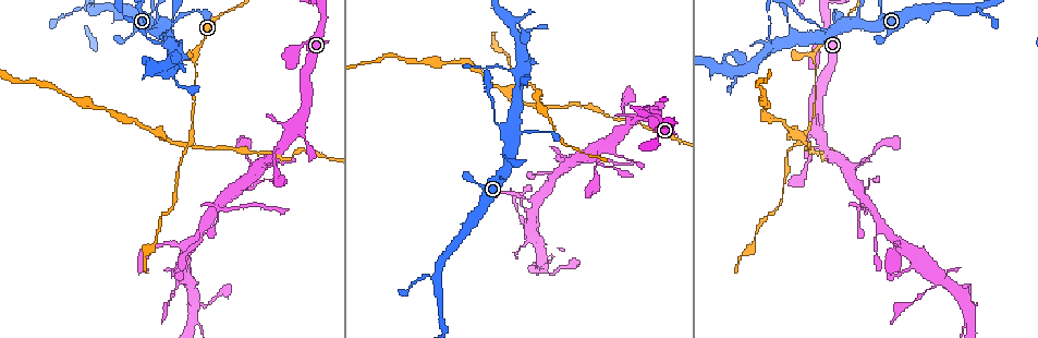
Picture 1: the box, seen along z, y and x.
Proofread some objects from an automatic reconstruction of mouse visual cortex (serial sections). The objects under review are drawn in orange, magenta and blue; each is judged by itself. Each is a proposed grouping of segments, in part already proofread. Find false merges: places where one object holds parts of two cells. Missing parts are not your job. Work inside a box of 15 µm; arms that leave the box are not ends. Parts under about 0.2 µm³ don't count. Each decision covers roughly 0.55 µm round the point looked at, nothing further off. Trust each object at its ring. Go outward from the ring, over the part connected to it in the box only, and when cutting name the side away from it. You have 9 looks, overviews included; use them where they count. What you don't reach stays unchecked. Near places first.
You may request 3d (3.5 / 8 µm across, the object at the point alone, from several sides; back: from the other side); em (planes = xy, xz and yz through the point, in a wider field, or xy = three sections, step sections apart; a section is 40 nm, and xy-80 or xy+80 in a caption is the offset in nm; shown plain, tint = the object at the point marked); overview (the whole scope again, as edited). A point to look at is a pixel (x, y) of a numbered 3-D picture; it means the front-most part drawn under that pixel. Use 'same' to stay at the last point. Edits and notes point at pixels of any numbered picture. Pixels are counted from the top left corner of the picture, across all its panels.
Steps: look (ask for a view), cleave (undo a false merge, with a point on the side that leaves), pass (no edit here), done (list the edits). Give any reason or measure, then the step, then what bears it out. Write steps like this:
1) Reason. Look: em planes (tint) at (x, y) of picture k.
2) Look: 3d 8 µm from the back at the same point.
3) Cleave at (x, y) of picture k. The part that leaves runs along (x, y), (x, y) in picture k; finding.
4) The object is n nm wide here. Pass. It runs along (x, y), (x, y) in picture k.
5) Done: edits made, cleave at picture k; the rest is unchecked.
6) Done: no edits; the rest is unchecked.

Look: 3d 3.5 µm from the back at (505, 130) of picture 1.

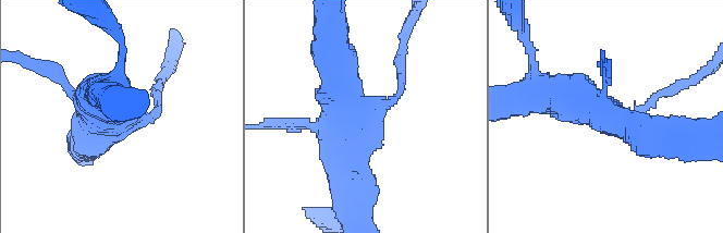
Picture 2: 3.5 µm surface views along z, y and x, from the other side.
Look: em xy step 5 (tint) at (364, 114) of picture 2.

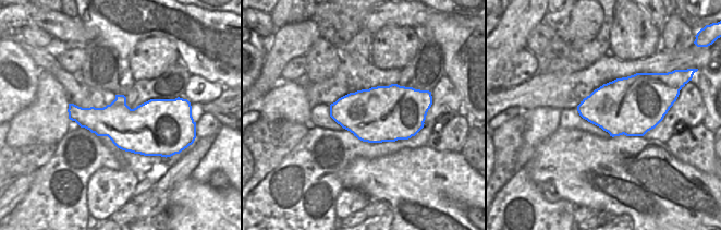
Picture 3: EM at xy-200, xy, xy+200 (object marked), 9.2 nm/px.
The object is 500 nm wide here. Pass. It runs along (544, 92), (673, 135) in picture 2; all the same cell.

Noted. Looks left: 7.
Thin neck. Look: 3d 3.5 µm at (195, 81) of picture 1.

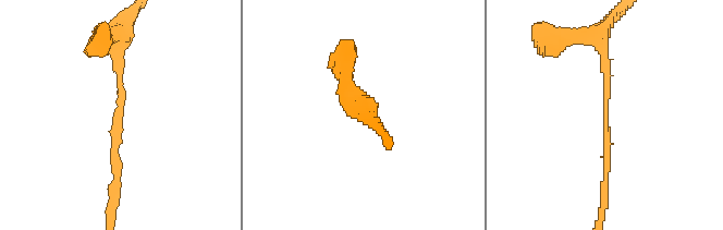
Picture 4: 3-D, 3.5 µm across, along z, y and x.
Need the tissue. Look: em planes (tint) at (119, 115) of picture 4.

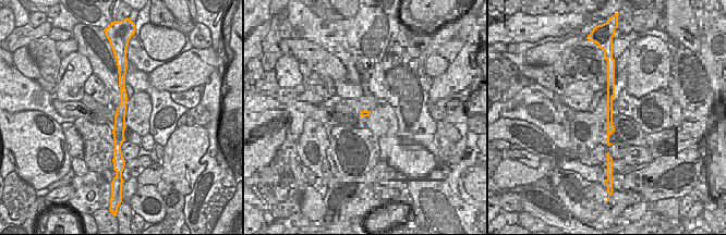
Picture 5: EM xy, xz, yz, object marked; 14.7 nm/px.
The arms are 150, 150 nm wide. Pass. It runs along (122, 78), (123, 104), (118, 148) in picture 5; continuous, no second cell.

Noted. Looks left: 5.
Four-way junction. Look: 3d 3.5 µm at (191, 134) of picture 1.

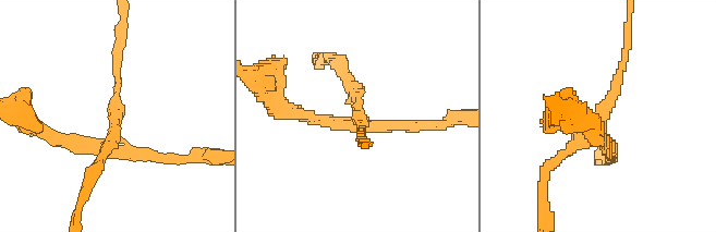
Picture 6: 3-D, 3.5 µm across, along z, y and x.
4 arms meet here; the arms are 150, 150, 200, 200 nm wide. Look: em xy step 3 (tint) at (602, 118) of picture 6.

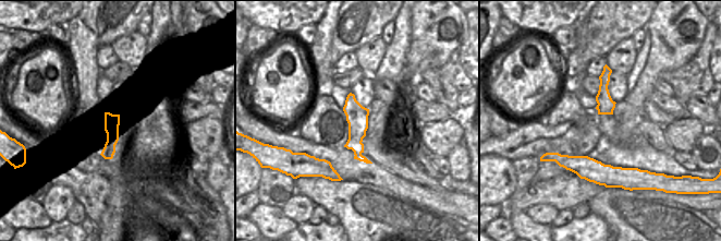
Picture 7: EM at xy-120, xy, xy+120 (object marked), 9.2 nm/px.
Cleave at (316, 120) of picture 6. The part that leaves runs along (351, 123), (283, 112), (270, 100) in picture 6; a second cell is stuck on.

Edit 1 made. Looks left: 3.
See it whole again. Look: overview.

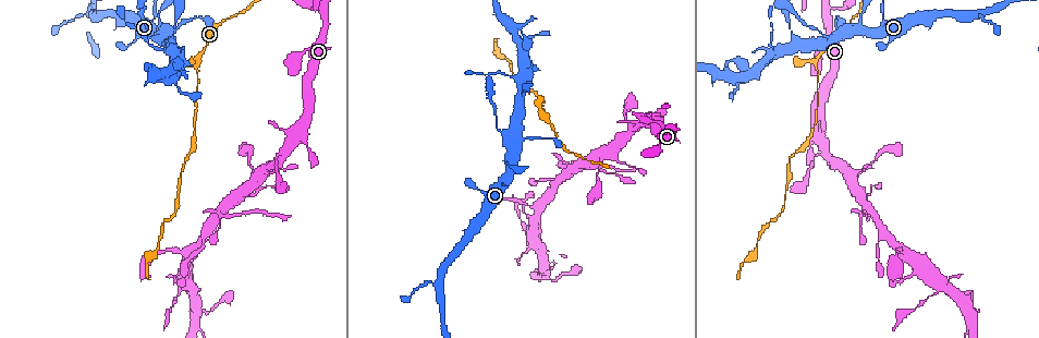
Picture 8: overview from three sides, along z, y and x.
Small branch off a trunk. Look: 3d 3.5 µm at (905, 252) of picture 8.

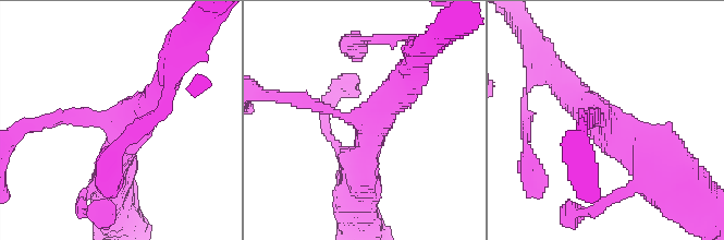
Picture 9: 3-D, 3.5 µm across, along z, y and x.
3 arms meet here; the arms are 200, 350, 500 nm wide; now the EM. Look: em xy step 1 (tint) at (604, 120) of picture 9.

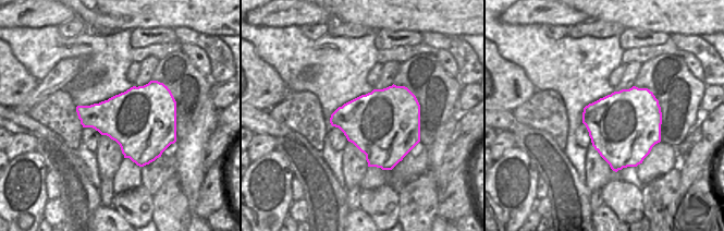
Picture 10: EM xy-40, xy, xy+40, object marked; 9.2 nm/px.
Pass. It runs along (561, 80), (658, 167) in picture 9; all the same cell.

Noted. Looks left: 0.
Done: edits made, cleave at picture 6; the rest is unchecked.

